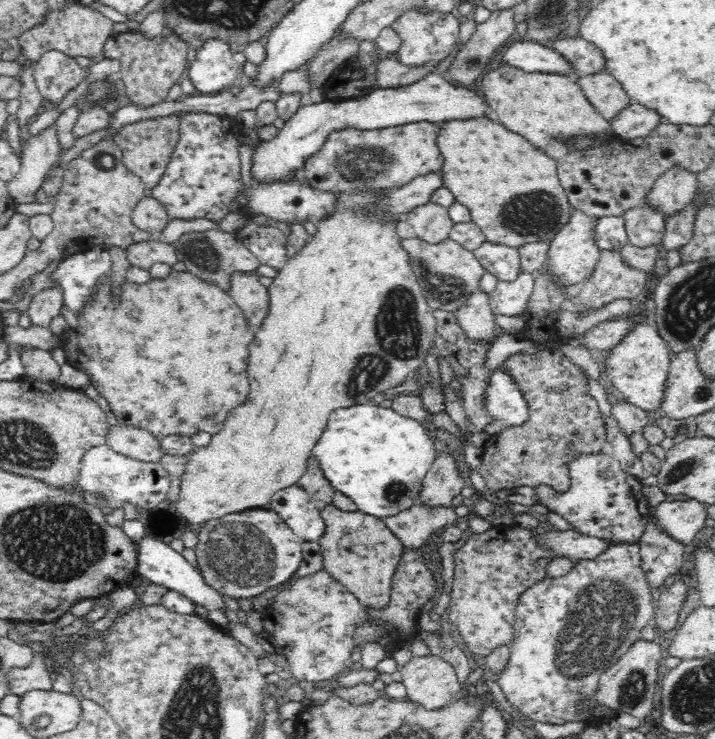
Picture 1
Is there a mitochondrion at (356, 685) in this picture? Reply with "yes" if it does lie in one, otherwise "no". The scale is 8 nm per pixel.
no

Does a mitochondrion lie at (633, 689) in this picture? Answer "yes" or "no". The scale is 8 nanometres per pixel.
yes

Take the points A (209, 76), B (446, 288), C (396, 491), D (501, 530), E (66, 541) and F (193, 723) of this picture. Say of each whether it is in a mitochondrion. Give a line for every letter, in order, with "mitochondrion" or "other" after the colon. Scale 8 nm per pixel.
A: other
B: mitochondrion
C: mitochondrion
D: other
E: mitochondrion
F: mitochondrion

